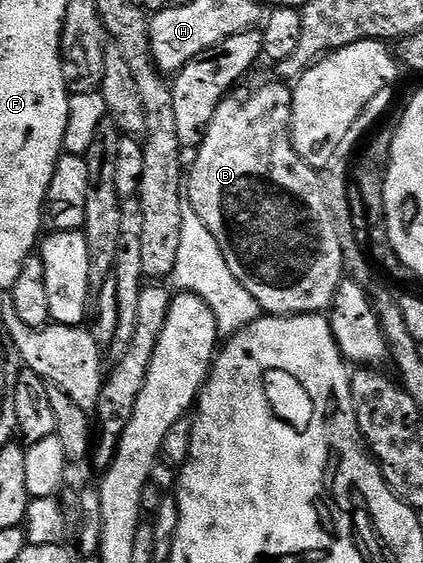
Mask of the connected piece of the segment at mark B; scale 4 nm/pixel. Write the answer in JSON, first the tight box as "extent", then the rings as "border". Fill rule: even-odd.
{"extent":[187,82,346,315],"border":[[[284,82],[261,83],[258,87],[249,87],[246,91],[237,89],[232,92],[215,109],[215,117],[211,117],[211,125],[205,131],[205,140],[196,148],[193,159],[193,168],[187,171],[187,202],[194,206],[195,213],[199,215],[203,224],[211,231],[211,235],[218,242],[227,266],[240,285],[247,289],[258,302],[260,310],[267,315],[319,315],[328,312],[333,306],[333,298],[341,280],[346,278],[344,271],[343,252],[339,249],[332,231],[331,217],[328,215],[326,202],[323,201],[323,185],[321,176],[311,165],[307,165],[295,153],[293,138],[289,132],[291,113],[293,112],[293,92]]]}

